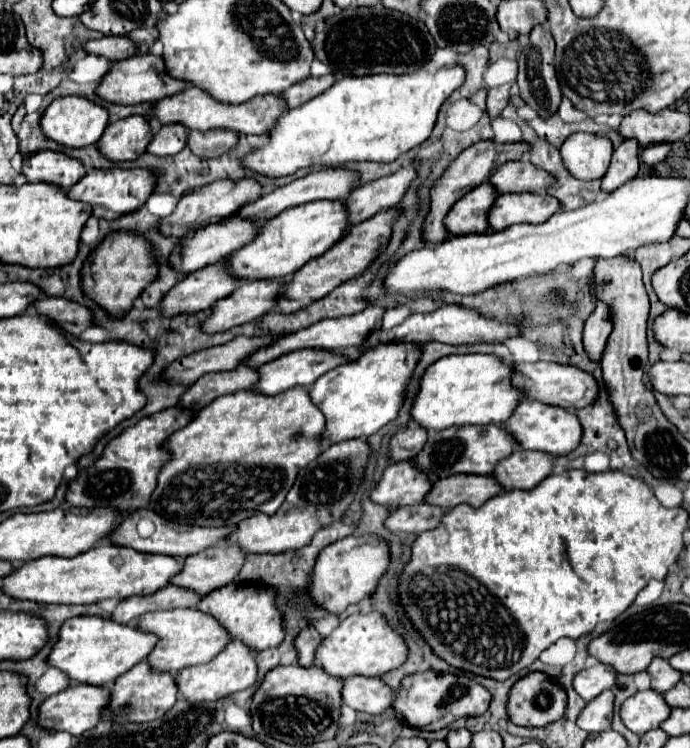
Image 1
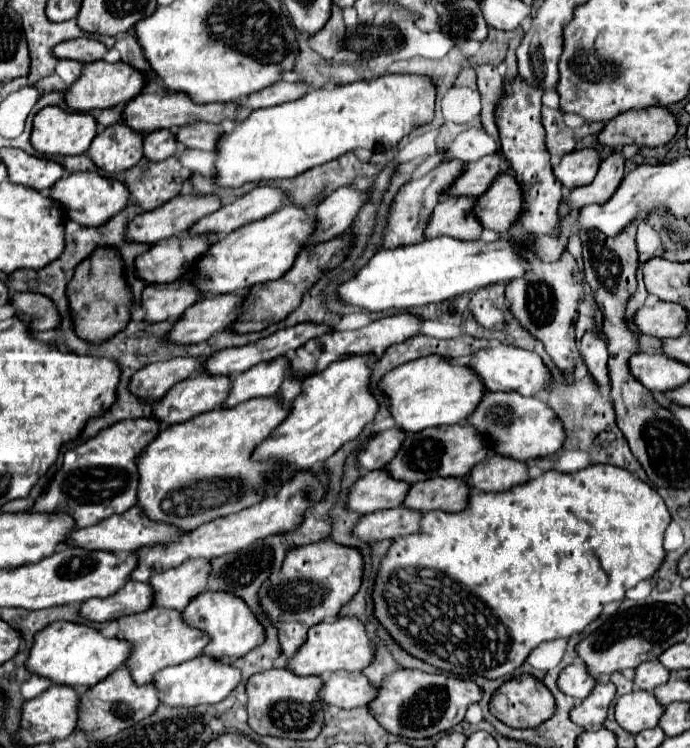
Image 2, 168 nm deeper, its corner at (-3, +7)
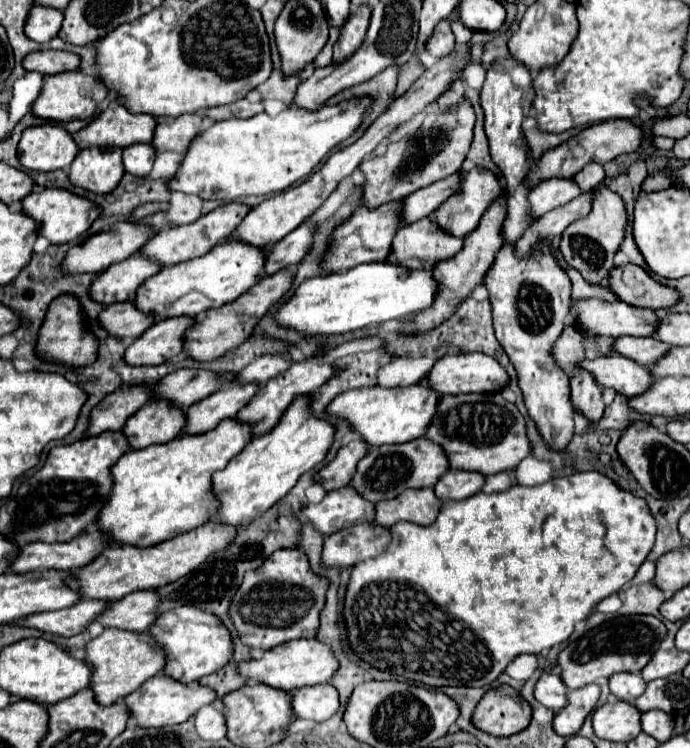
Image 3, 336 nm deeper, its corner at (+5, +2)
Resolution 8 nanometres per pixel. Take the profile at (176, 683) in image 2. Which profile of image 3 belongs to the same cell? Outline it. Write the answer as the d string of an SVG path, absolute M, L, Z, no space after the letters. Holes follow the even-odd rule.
M154 675L148 681L144 681L134 693L130 693L124 701L130 717L134 717L134 723L138 727L166 727L166 725L178 725L184 723L188 717L192 717L200 707L210 705L216 699L216 693L208 687L202 687L198 683L182 685L166 675Z

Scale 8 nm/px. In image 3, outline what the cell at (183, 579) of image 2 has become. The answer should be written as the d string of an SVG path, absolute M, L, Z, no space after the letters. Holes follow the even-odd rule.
M136 591L110 603L96 619L102 627L130 629L134 633L144 633L156 619L158 597L154 591Z

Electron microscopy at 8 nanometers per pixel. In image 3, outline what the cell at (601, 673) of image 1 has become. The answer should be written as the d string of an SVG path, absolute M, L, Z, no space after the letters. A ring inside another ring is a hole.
M542 673L534 687L534 697L538 703L558 713L562 705L566 705L566 687L558 675Z

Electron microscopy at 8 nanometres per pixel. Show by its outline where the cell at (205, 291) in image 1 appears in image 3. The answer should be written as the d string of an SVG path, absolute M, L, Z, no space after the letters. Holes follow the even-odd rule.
M126 301L104 307L98 315L98 323L108 331L108 335L116 335L118 339L136 339L154 323L154 319L134 309L132 301Z

